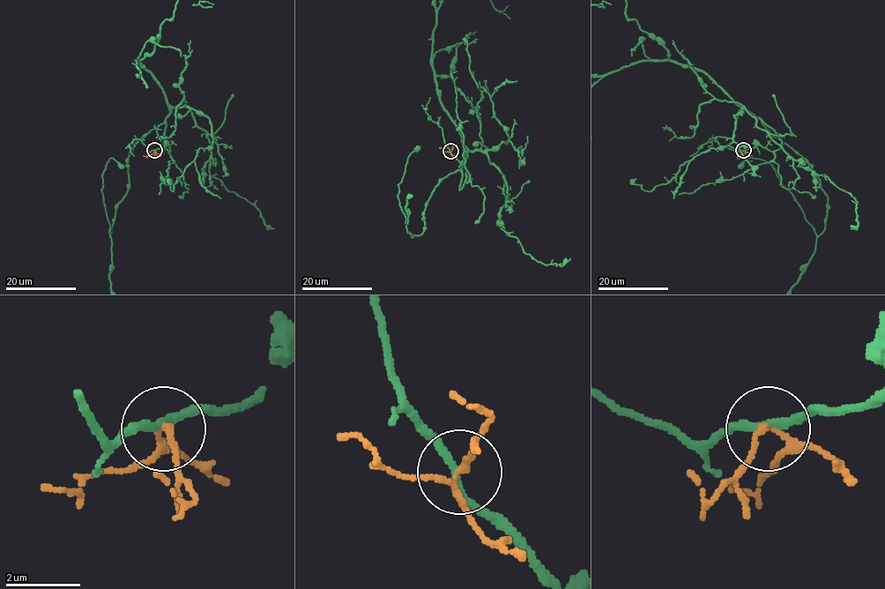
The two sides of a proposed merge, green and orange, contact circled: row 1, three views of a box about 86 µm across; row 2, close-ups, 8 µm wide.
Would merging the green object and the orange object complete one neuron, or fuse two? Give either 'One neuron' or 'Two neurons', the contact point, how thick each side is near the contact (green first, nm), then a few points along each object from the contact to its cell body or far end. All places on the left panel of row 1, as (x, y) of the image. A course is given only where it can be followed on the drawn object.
Two neurons. Place: (154, 150). Thickness 200 nm (green) against 130 nm. Course of orange: (154, 150), (151, 154), (143, 155)

